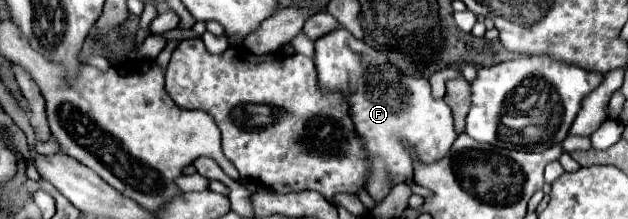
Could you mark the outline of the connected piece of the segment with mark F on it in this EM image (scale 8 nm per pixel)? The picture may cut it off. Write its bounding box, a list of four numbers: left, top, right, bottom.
[314,28,458,202]

